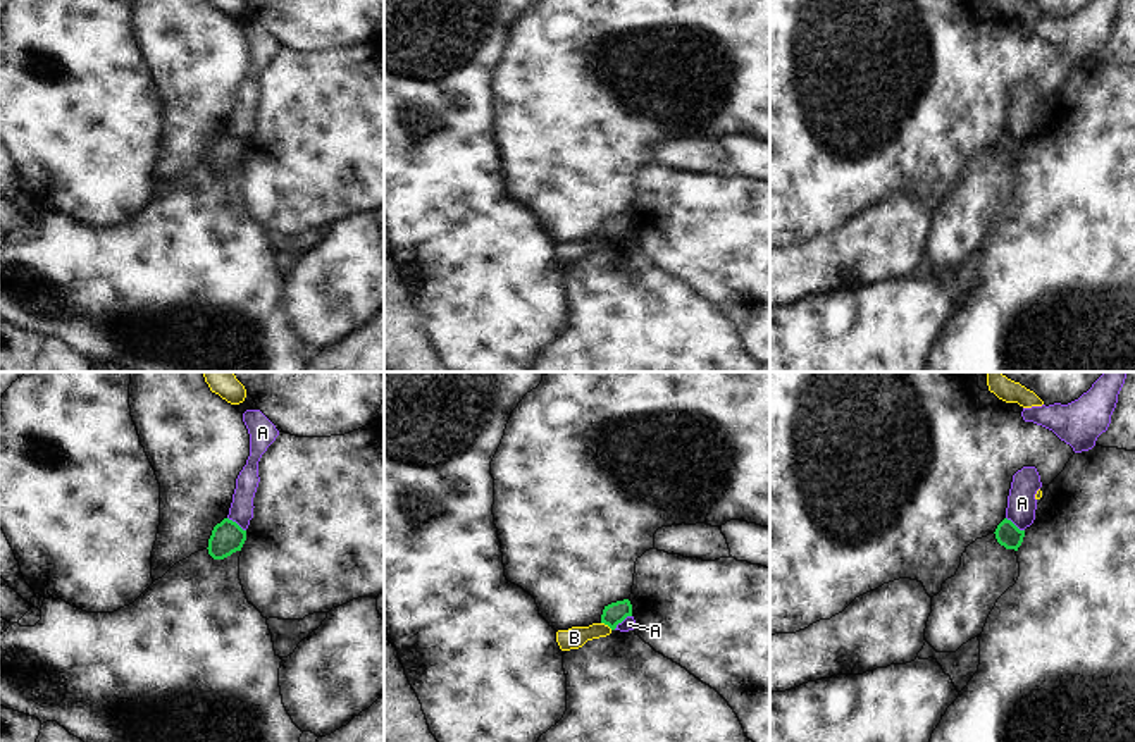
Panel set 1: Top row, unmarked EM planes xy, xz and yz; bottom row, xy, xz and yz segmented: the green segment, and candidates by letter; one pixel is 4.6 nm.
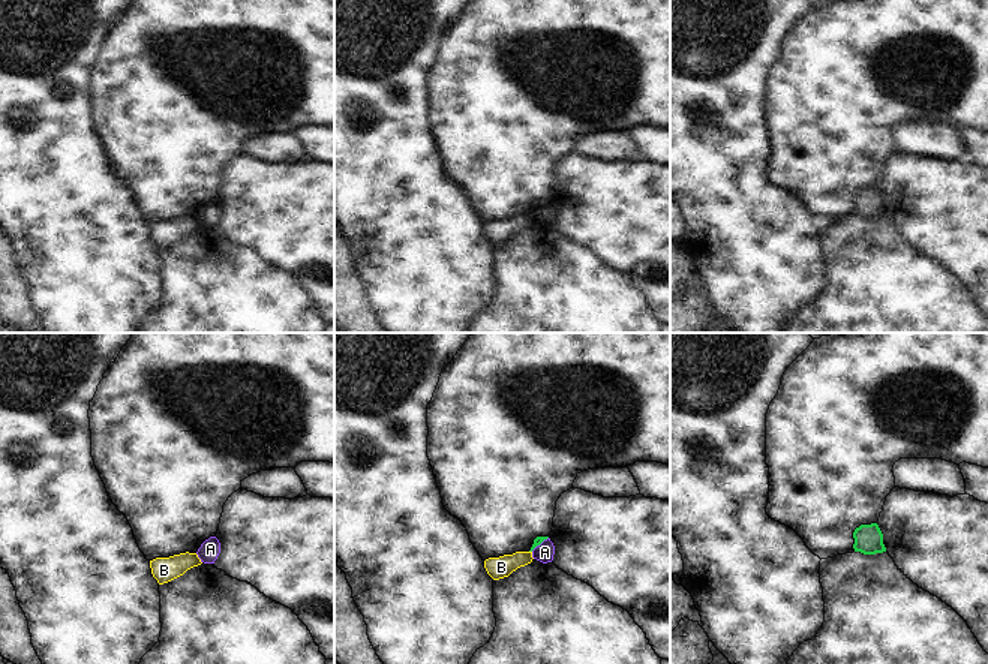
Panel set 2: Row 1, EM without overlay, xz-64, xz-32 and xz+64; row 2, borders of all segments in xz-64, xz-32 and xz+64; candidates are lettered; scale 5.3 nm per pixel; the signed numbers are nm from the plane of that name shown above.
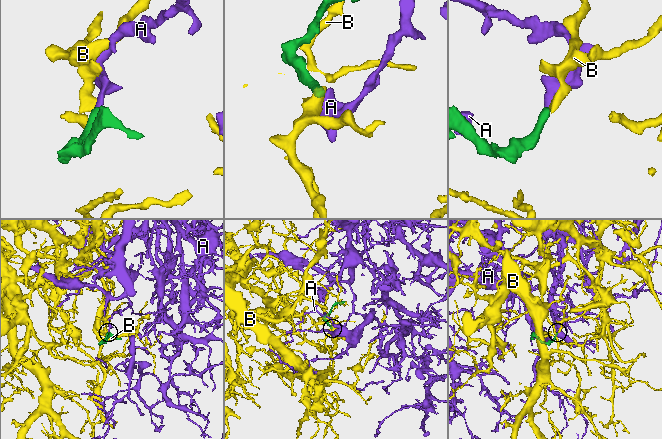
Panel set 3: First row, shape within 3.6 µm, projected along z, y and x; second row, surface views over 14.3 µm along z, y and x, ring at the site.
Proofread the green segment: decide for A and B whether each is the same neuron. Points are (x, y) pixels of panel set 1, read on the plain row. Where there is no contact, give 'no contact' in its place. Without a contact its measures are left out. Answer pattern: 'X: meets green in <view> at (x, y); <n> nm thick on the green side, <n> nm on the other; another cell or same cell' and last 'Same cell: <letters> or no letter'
A: meets green in xz at (622, 234); 100 nm thick on the green side, 60 nm on the other; another cell
B: meets green in xz at (607, 238); 100 nm thick on the green side, 100 nm on the other; another cell
Same cell: no letter

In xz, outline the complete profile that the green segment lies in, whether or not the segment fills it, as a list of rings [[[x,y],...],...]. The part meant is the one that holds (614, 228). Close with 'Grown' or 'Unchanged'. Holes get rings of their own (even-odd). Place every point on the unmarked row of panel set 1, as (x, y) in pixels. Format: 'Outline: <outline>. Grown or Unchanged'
Outline: [[[629,213],[611,217],[605,220],[601,229],[601,238],[608,239],[611,244],[617,243],[627,231],[632,231],[632,219]]]. Unchanged.

